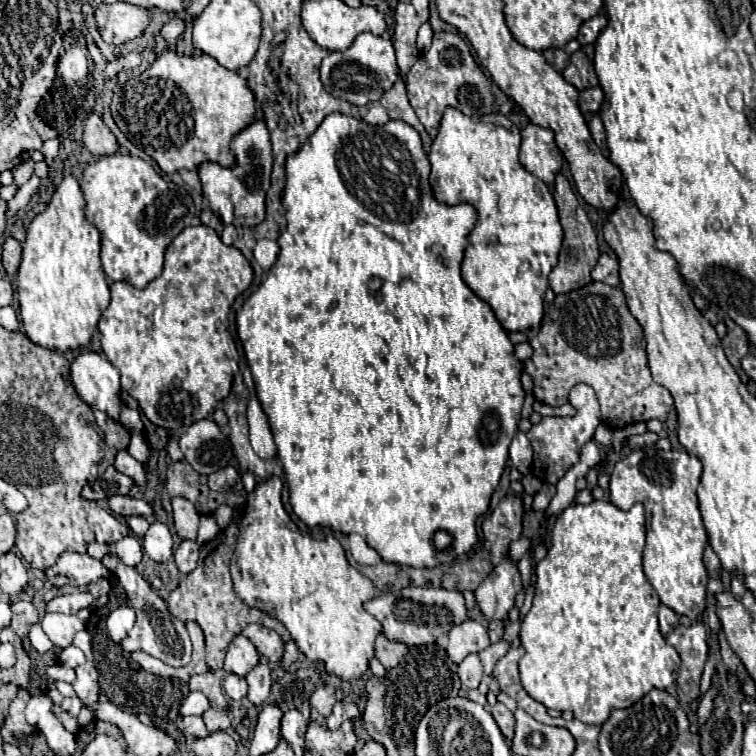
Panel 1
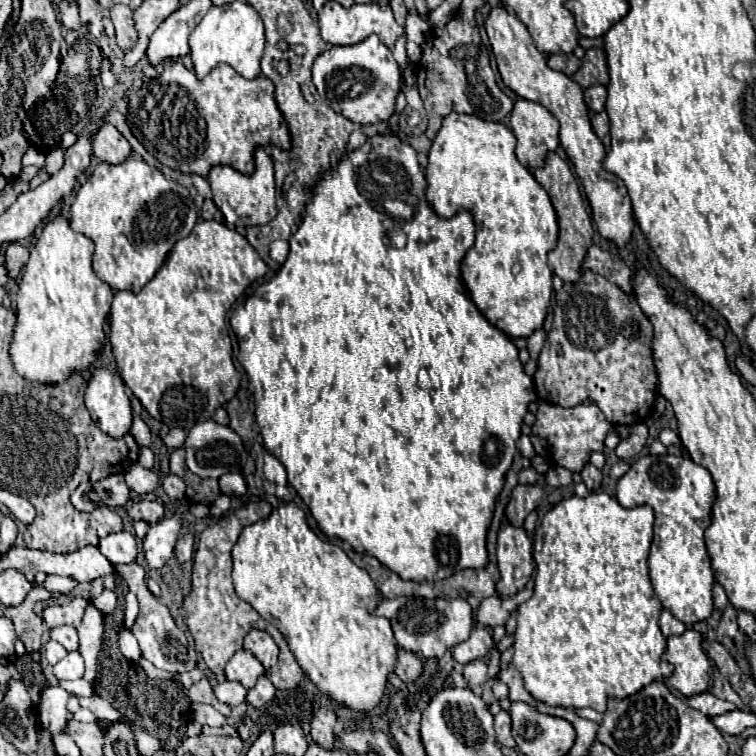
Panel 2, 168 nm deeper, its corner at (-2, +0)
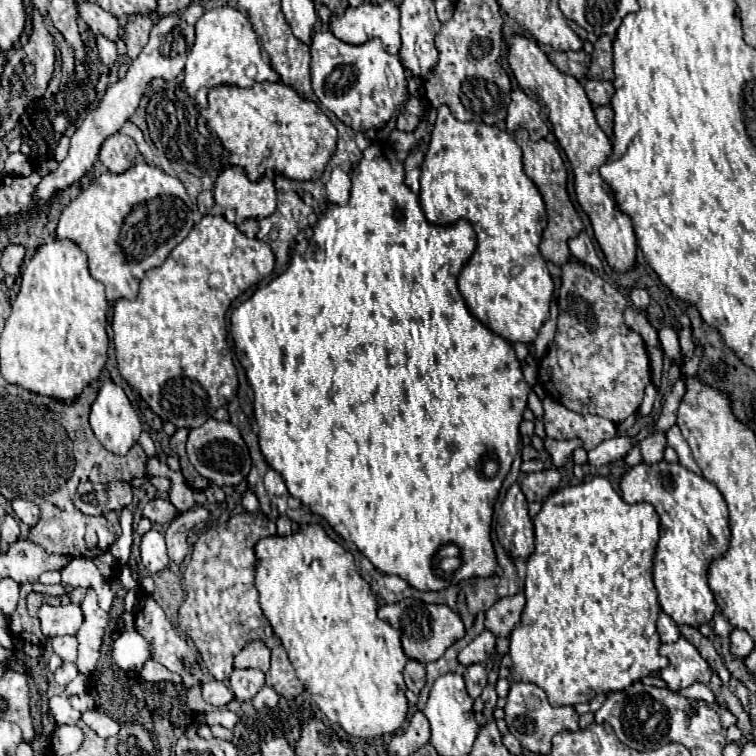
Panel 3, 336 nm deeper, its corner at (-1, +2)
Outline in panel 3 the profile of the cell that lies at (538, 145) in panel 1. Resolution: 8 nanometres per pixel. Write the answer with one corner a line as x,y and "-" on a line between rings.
521,89
511,91
511,103
509,103
509,113
507,113
505,123
507,123
509,133
513,133
519,127
527,129
533,141
545,139
549,133
549,127
541,117
541,105
529,99

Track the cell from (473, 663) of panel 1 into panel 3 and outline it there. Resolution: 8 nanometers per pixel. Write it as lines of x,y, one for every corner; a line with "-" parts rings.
479,663
469,665
469,667
465,669
463,677
465,677
467,693
469,693
473,699
475,699
475,697
479,697
479,695
481,695
481,691
483,691
483,687
487,685
487,671
485,671
485,667
483,667
483,665
479,665

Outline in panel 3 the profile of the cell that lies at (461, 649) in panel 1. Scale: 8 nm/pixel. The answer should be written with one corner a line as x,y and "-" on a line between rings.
483,631
479,637
475,637
461,653
459,663
473,665
473,663
485,663
489,657
495,655
495,641
497,637
491,631

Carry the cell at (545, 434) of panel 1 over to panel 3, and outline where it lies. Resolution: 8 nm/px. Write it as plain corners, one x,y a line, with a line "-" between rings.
545,397
543,399
543,407
545,407
545,431
549,437
553,439
575,439
579,437
583,441
583,447
589,451
593,447
597,447
599,443
611,439
617,435
617,427
613,421
609,419
603,419
599,415
579,415
579,413
573,413
569,411
567,407
563,407
559,401
551,399
551,397

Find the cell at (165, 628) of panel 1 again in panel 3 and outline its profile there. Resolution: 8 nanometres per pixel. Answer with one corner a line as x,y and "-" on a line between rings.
143,595
139,599
139,605
137,605
137,615
135,615
135,627
137,631
147,637
151,643
153,643
153,651
151,651
151,657
155,661
159,661
161,665
165,665
169,671
173,673
179,673
181,679
183,679
183,687
185,689
191,689
193,685
199,685
201,683
201,677
199,675
199,663
197,663
197,655
193,649
189,649
187,641
183,637
177,635
175,627
169,623
169,619
165,617
163,609
153,601
153,597
149,595

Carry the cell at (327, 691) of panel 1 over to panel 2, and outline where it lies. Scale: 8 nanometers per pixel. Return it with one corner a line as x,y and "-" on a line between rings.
320,707
312,719
312,729
310,729
312,739
322,747
332,749
334,747
334,733
332,733
334,723
336,723
334,711
328,707

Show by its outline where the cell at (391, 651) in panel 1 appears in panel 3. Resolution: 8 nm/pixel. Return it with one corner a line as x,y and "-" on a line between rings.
409,659
407,665
405,665
403,675
405,675
407,689
411,689
415,695
419,695
419,691
425,687
425,665
419,663
419,661

